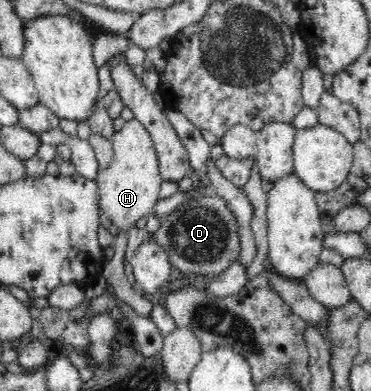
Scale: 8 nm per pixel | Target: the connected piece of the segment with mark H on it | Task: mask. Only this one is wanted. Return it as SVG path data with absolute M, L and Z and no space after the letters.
M135 117L126 121L121 130L112 137L114 157L107 168L103 168L96 177L98 185L100 211L107 215L107 225L113 230L125 232L142 217L152 213L153 206L159 201L159 191L164 182L156 151L142 123Z

